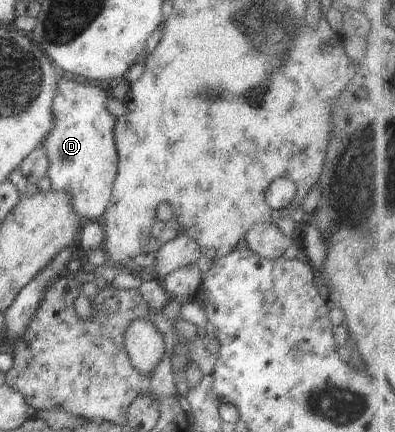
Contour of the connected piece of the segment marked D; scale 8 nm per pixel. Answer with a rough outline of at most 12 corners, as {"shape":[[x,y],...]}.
{"shape":[[60,73],[38,145],[52,189],[101,219],[118,172],[109,94]]}

